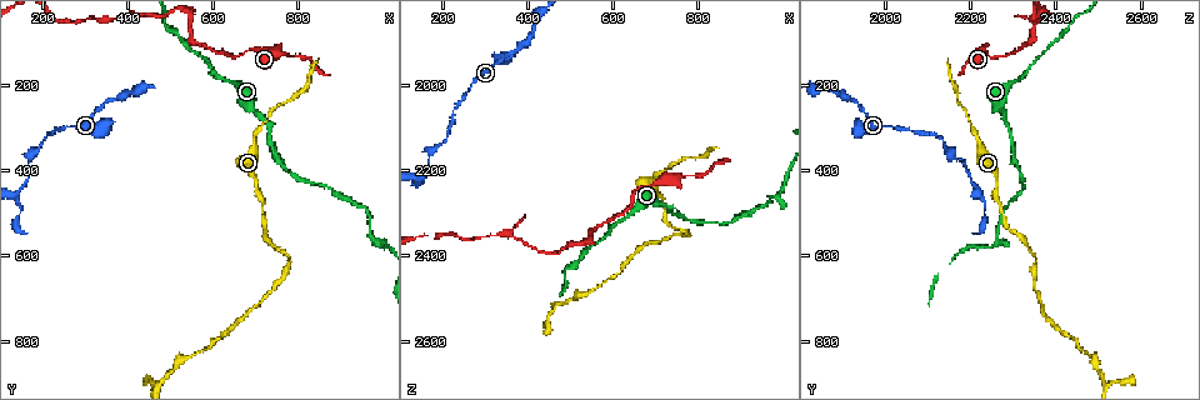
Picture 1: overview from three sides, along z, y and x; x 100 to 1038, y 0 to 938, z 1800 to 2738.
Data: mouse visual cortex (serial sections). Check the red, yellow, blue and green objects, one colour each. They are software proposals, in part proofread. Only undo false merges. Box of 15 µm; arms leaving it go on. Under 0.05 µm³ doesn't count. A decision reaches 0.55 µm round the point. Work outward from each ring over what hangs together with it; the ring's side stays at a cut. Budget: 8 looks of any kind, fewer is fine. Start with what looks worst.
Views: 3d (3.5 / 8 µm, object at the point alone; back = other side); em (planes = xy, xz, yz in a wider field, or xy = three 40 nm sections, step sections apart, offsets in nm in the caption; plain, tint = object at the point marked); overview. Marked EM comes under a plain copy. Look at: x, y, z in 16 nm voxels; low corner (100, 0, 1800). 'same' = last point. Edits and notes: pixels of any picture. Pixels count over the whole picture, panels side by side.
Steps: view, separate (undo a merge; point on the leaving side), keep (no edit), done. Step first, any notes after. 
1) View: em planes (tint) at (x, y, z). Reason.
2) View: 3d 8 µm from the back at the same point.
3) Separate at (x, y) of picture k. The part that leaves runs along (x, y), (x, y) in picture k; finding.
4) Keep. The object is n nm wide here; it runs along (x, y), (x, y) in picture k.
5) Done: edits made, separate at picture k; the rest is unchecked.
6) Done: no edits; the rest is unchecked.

View: 3d 8 µm at (775, 620, 2355).

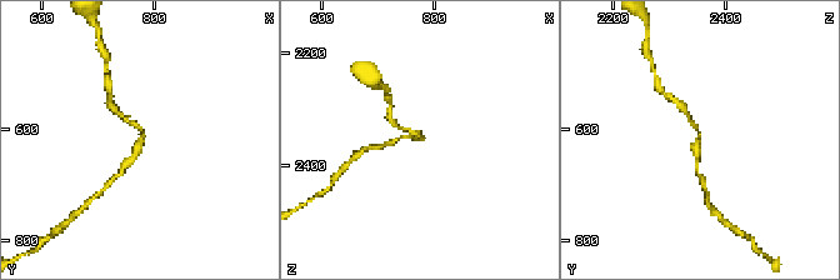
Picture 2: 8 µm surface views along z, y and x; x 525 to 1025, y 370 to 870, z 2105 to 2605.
View: em xy step 3 (tint) at (780, 610, 2355). The arms are 150, 200 nm wide.

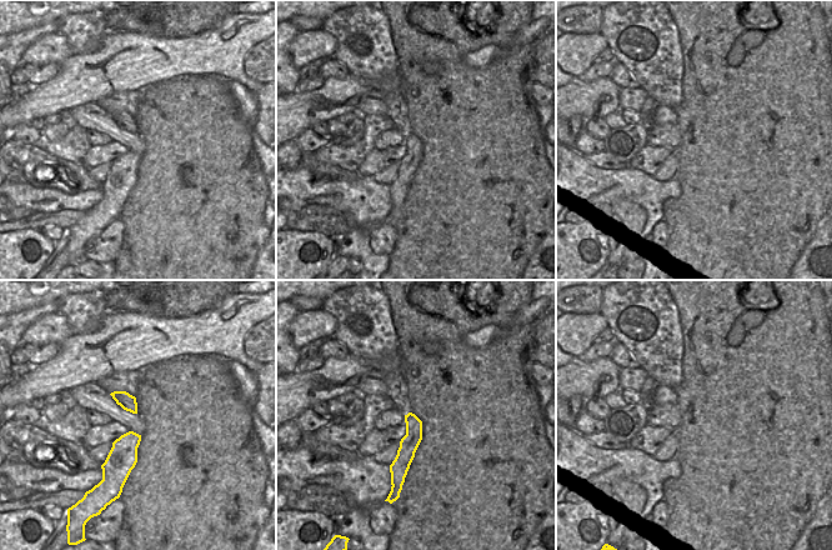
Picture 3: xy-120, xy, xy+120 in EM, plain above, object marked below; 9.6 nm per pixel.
Keep. It runs along (411, 416), (411, 440), (396, 470) in picture 3; continuous, no second cell.

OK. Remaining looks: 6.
View: 3d 3.5 µm at (480, 895, 2520).

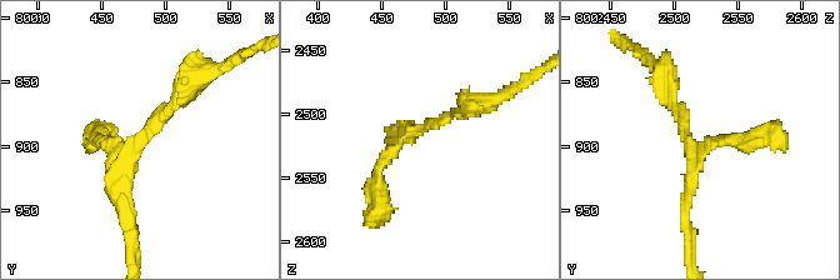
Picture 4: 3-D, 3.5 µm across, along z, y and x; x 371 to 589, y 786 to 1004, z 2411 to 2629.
View: em xy step 2 (tint) at (476, 900, 2514). Shape alone is not enough.

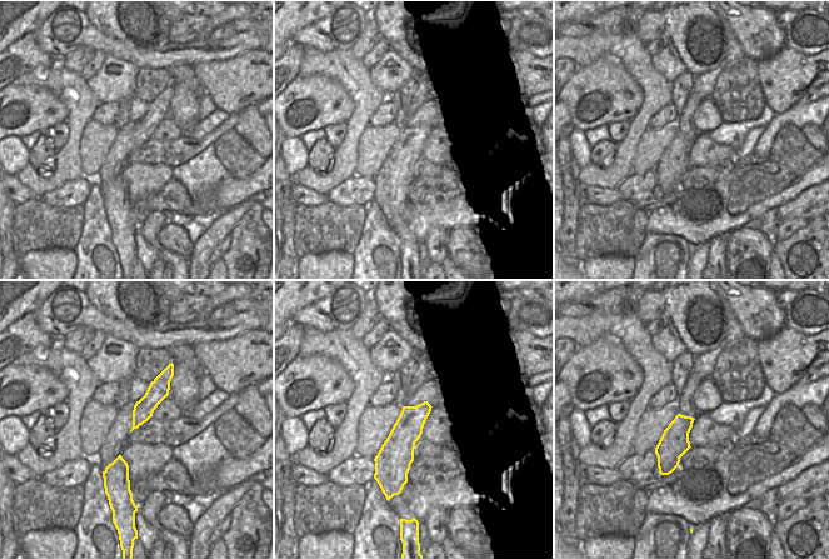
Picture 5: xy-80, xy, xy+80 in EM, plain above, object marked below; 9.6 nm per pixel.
Keep. It runs along (469, 106), (396, 144), (376, 193) in picture 4; one cell here.

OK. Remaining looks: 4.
View: 3d 3.5 µm at (645, 130, 2250). Abrupt turn.

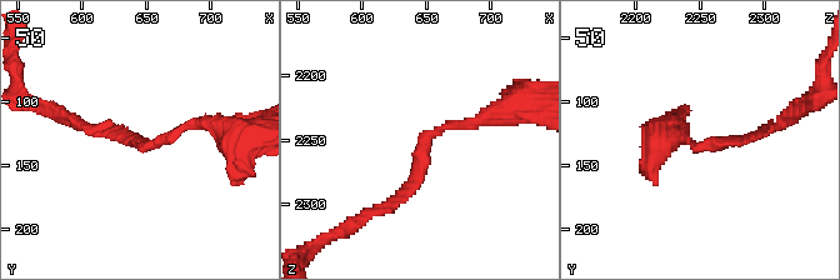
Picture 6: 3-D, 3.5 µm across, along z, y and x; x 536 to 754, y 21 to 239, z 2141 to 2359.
View: em xy step 5 (tint) at (650, 136, 2250). The arms are 150, 150 nm wide.

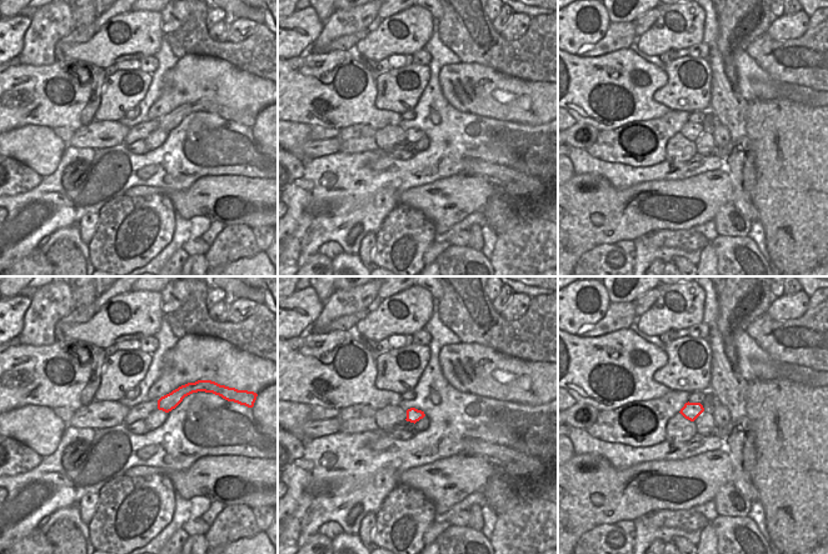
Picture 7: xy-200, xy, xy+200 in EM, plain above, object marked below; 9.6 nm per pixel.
Keep. The object is 140 nm wide here; it runs along (500, 113), (426, 138), (415, 183), (388, 201) in picture 6; continuous, no second cell.

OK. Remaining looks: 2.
Done: no edits; the rest is unchecked.

